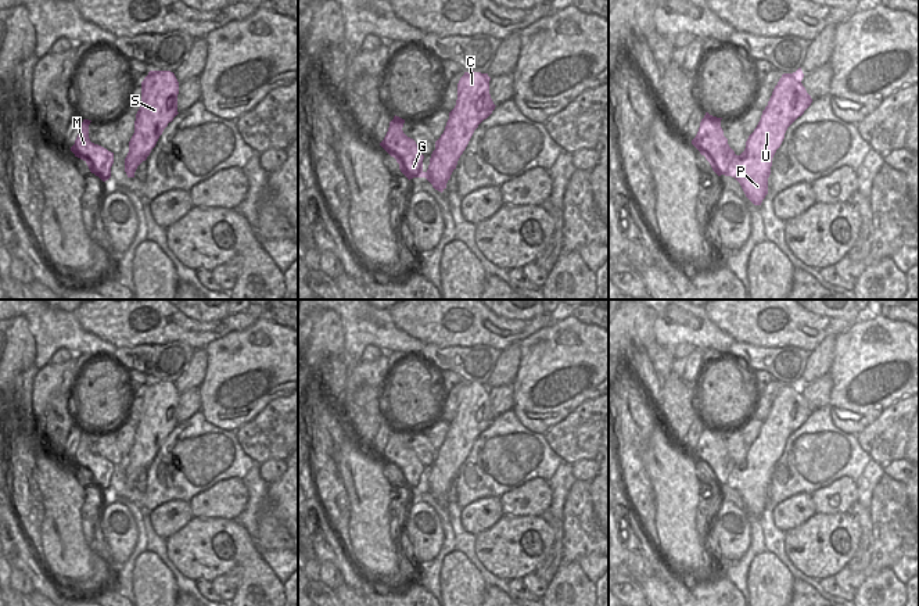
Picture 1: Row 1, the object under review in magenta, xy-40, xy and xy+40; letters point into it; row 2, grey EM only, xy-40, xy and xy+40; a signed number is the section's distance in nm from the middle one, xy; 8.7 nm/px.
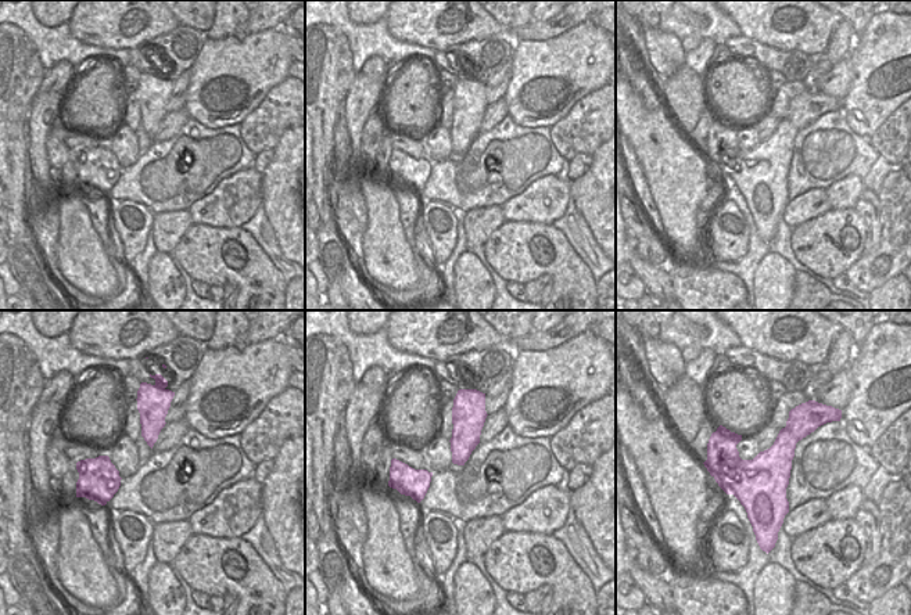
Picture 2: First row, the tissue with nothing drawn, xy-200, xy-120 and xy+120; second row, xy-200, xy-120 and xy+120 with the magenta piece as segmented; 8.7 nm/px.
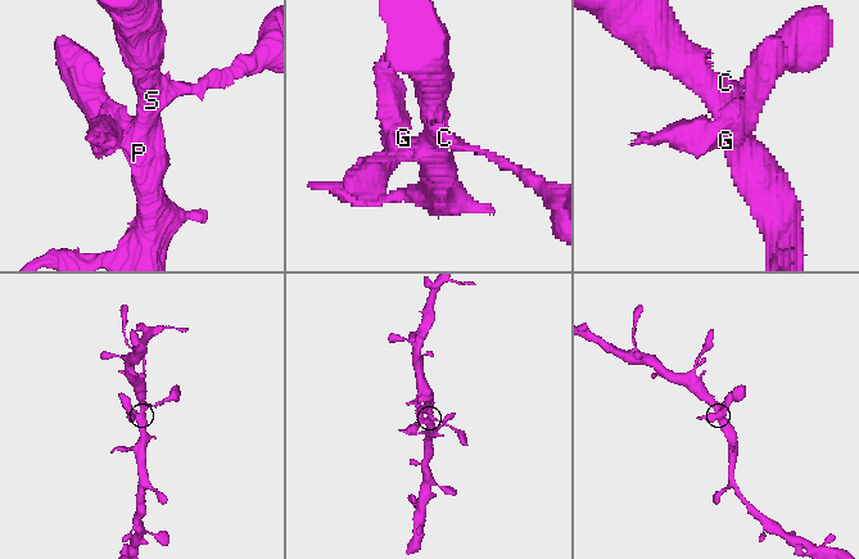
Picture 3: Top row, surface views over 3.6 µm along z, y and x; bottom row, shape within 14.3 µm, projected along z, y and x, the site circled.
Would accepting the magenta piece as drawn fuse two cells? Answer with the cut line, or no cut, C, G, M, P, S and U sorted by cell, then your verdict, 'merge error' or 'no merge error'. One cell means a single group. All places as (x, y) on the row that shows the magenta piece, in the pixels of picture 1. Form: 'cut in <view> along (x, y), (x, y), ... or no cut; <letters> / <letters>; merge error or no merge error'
no cut; C G M P S U; no merge error

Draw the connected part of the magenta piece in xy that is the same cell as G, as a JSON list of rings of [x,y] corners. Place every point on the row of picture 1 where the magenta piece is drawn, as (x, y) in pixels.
[[[474,71],[464,72],[460,78],[456,105],[449,112],[444,133],[435,141],[435,150],[426,172],[423,171],[424,155],[416,141],[402,130],[405,119],[394,116],[380,146],[396,159],[401,172],[409,180],[426,178],[435,190],[442,193],[446,189],[474,130],[496,107],[489,94],[489,80],[488,73]]]

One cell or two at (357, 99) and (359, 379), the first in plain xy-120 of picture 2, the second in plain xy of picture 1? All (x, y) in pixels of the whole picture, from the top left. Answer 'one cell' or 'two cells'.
one cell

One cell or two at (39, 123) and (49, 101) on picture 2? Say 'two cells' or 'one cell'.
one cell

